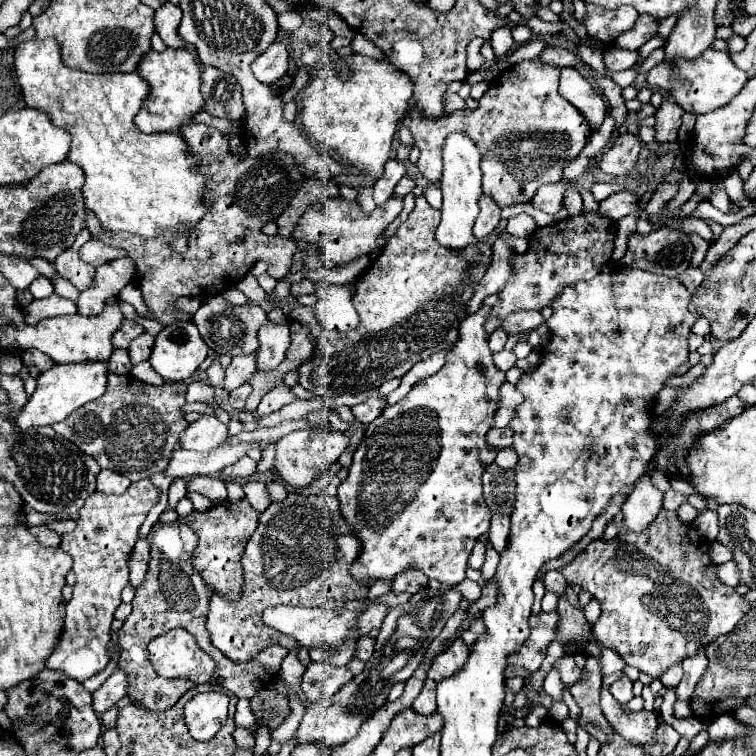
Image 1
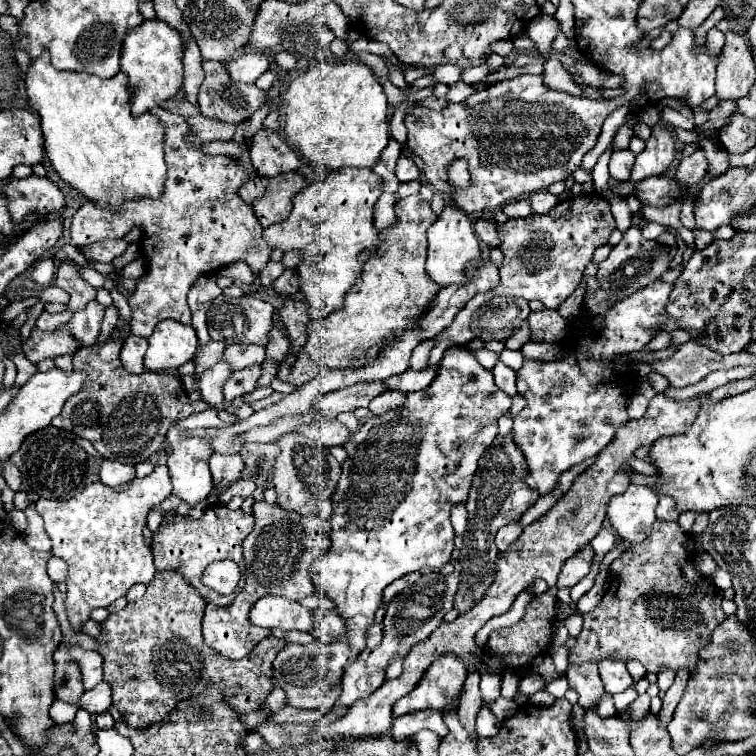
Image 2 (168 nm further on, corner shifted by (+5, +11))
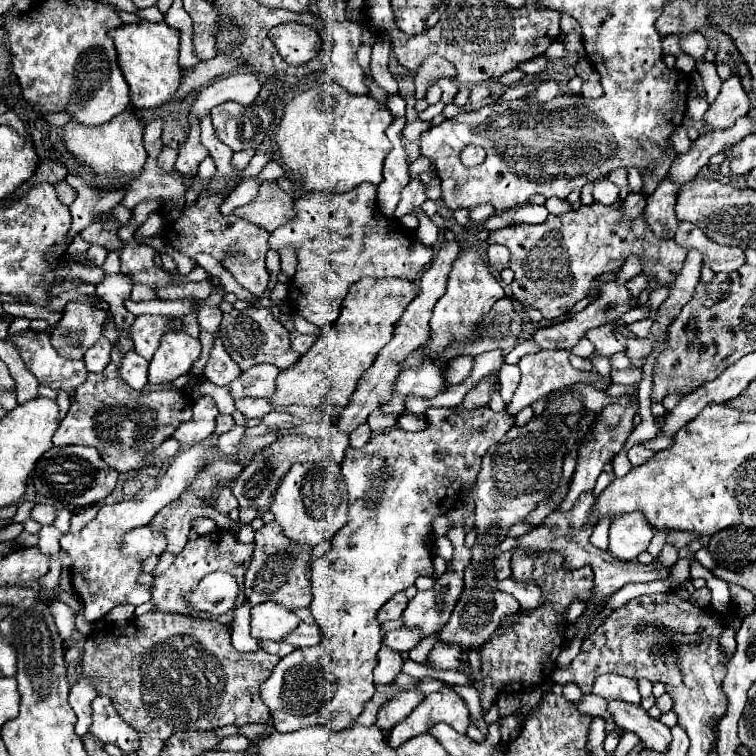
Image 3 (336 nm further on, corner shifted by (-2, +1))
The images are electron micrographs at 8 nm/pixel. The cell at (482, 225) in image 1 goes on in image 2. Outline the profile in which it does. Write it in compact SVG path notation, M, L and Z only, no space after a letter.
M478 220L474 224L478 238L488 246L488 248L500 248L500 236L496 232L496 224L492 220Z

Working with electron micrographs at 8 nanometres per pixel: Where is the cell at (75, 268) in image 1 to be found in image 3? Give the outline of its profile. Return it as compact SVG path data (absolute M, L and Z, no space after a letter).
M67 302L63 318L51 334L51 342L61 356L83 358L103 328L107 312L85 302Z

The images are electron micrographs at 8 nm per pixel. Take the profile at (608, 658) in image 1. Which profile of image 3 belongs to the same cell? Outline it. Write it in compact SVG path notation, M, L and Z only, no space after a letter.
M607 700L607 710L617 726L641 736L643 744L651 746L651 750L659 750L661 754L665 752L665 746L669 744L671 738L669 728L657 718L651 718L639 704L623 700Z

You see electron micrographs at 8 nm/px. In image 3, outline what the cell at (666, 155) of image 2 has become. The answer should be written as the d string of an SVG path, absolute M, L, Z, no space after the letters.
M667 174L659 182L655 192L647 198L647 206L643 210L651 230L661 238L673 238L679 226L679 220L673 214L675 200L677 200L677 188L679 186L675 184L675 180Z

